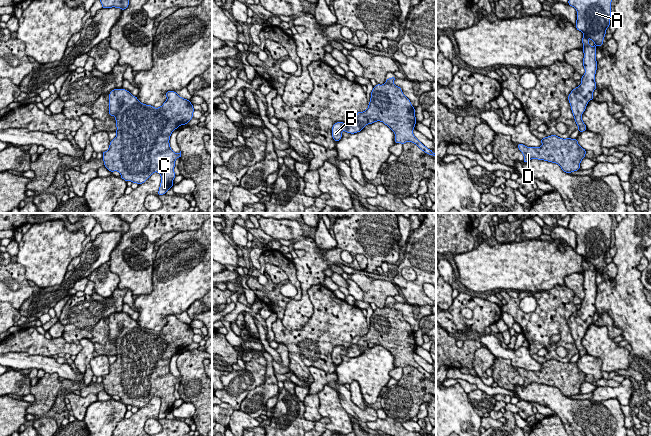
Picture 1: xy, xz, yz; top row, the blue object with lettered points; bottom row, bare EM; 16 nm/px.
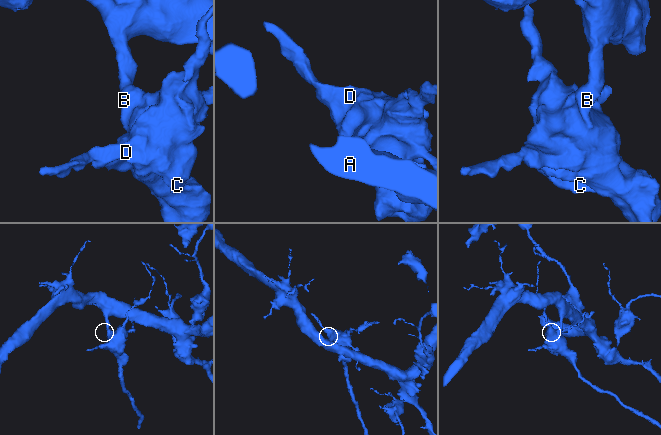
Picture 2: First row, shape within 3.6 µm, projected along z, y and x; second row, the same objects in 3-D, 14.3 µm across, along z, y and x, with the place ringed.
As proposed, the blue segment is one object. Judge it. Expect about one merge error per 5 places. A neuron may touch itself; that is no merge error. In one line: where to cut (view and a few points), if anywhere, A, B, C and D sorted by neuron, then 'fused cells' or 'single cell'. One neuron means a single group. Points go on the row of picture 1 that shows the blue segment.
cut none; groups A B C D; single cell

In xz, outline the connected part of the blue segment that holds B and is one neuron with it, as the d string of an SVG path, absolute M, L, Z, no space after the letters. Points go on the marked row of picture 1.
M392 77L383 85L374 86L368 108L363 112L357 112L353 121L335 123L332 127L333 139L339 141L342 138L342 131L354 134L360 132L367 124L380 121L394 132L395 143L412 142L425 153L436 156L414 136L415 108L403 94L402 89L394 84L395 79L396 77Z

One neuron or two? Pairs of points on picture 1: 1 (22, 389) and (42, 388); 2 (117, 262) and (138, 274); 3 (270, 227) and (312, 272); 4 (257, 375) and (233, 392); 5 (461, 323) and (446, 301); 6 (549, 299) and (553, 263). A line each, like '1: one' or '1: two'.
1: two
2: one
3: two
4: one
5: two
6: two

